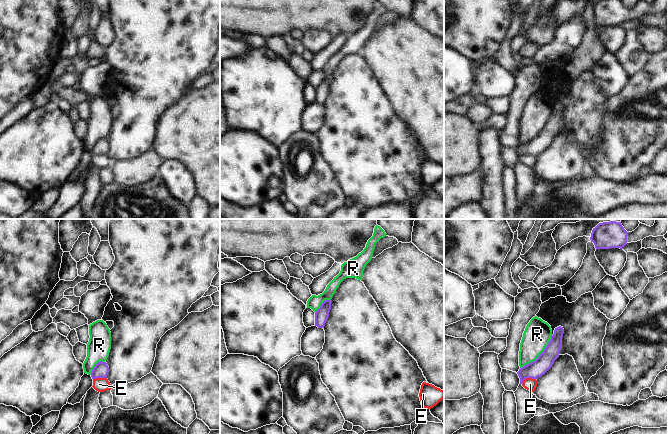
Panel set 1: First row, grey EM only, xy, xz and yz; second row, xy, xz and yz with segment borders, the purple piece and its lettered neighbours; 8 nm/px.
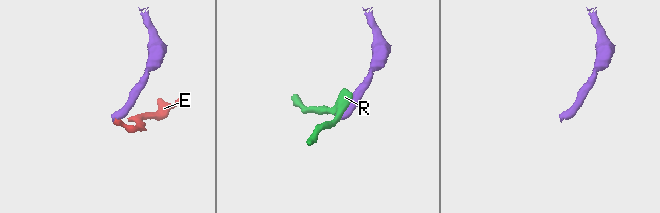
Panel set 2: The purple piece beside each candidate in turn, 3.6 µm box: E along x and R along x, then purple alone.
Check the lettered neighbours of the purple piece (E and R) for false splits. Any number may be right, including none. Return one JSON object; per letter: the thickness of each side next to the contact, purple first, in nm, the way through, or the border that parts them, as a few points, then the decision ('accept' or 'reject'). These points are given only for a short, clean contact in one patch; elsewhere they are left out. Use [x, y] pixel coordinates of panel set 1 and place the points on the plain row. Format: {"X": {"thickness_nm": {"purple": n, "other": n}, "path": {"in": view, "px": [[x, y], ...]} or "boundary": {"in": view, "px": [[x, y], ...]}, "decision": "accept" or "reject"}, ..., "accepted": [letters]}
{"E": {"thickness_nm": {"purple": 140, "other": 100}, "boundary": {"in": "yz", "px": [[535, 154], [526, 154], [522, 160]]}, "decision": "reject"}, "R": {"thickness_nm": {"purple": 140, "other": 220}, "boundary": {"in": "yz", "px": [[551, 110], [551, 114], [544, 126], [534, 136], [520, 144]]}, "decision": "reject"}, "accepted": []}

